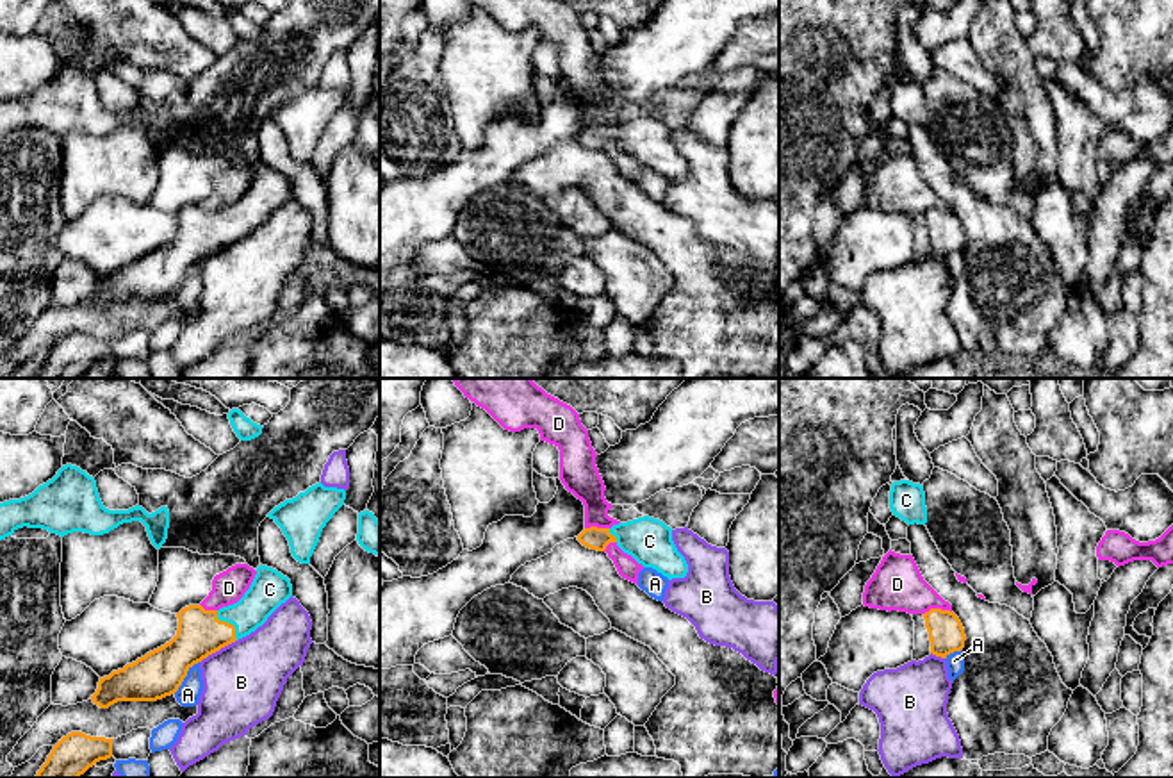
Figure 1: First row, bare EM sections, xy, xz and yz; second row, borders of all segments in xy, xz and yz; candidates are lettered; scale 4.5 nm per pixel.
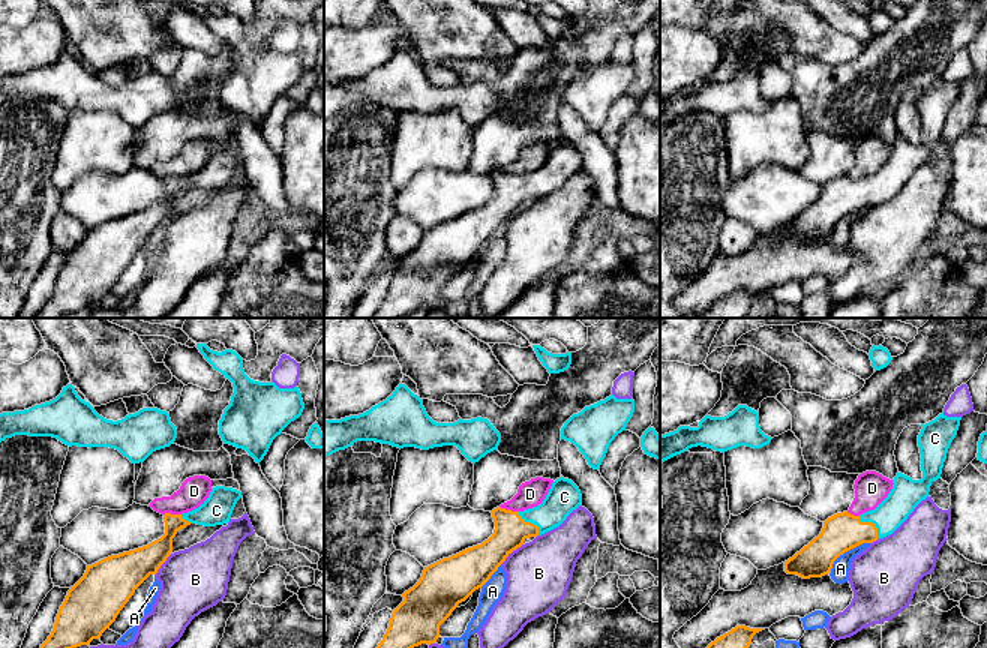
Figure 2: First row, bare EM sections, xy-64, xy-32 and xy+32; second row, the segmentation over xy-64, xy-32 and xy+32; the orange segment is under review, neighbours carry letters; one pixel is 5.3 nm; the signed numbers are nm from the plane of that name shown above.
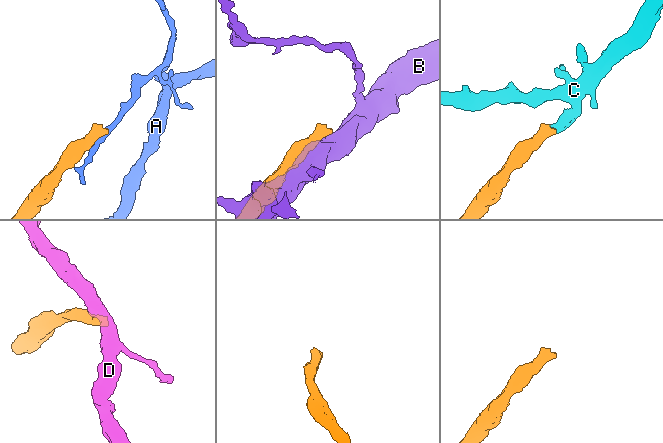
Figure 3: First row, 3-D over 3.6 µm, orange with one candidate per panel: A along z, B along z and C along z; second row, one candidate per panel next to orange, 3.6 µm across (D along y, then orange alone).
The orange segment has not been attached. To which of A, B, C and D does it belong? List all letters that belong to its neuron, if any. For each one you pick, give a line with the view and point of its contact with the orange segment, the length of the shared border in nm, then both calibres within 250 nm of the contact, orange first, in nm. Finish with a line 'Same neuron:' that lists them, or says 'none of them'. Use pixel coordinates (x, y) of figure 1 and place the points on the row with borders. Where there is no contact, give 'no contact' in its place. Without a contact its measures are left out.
C: contact xy (229, 623); length 170 nm; calibres 200 and 170 nm
Same neuron: C

